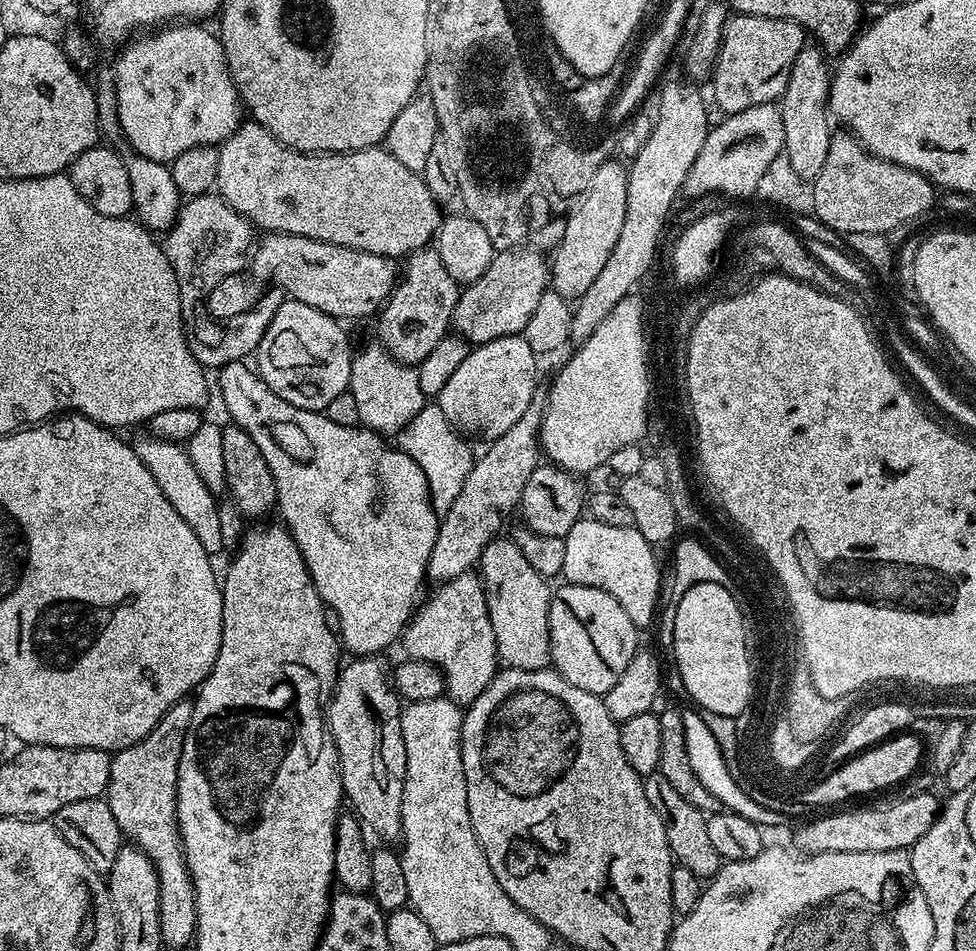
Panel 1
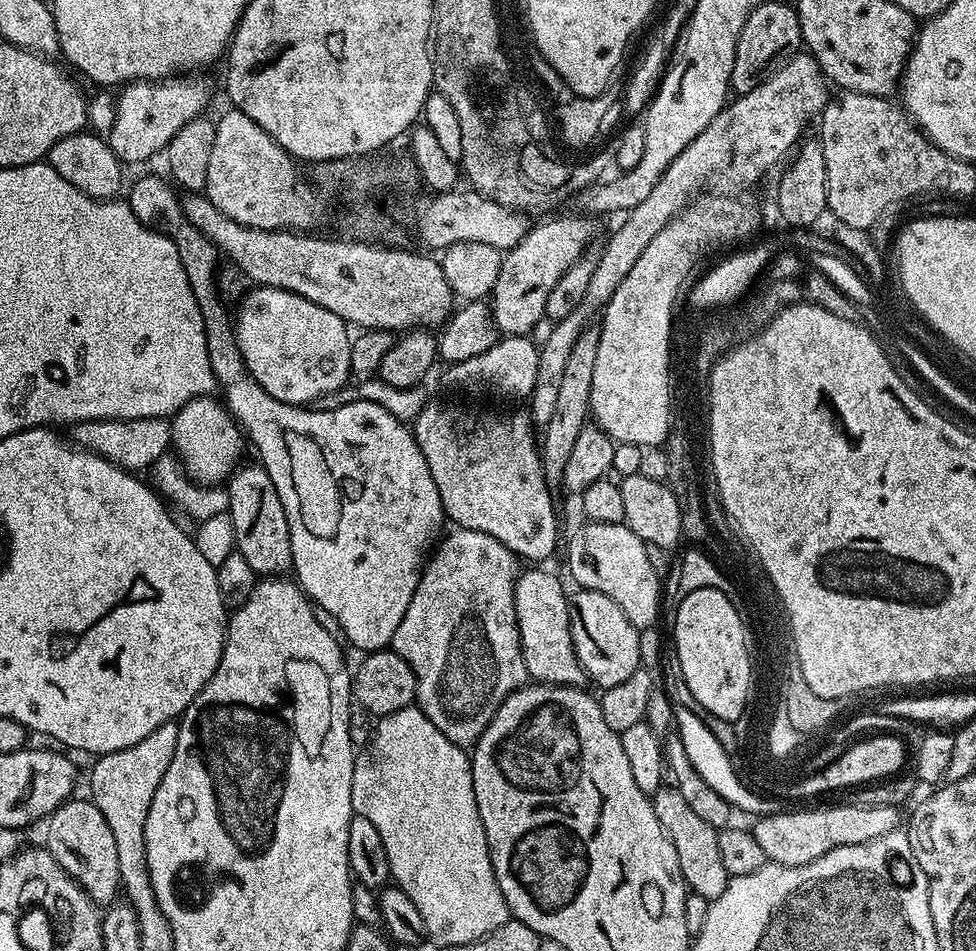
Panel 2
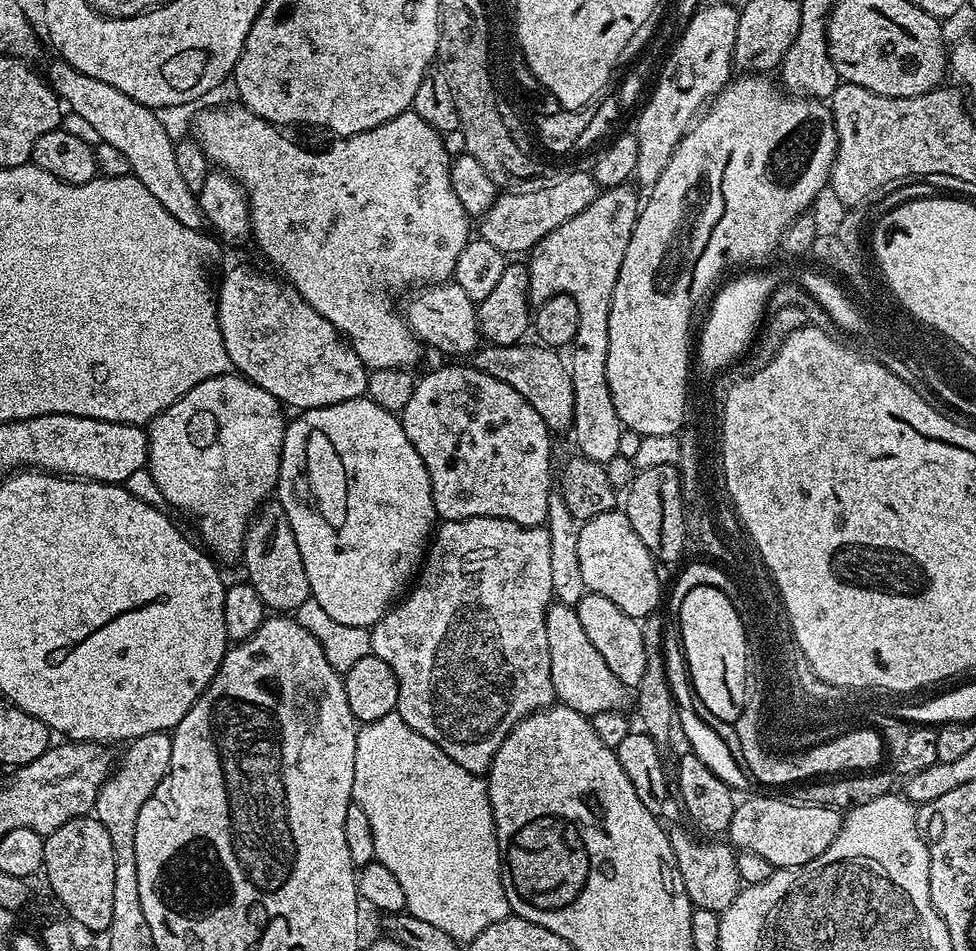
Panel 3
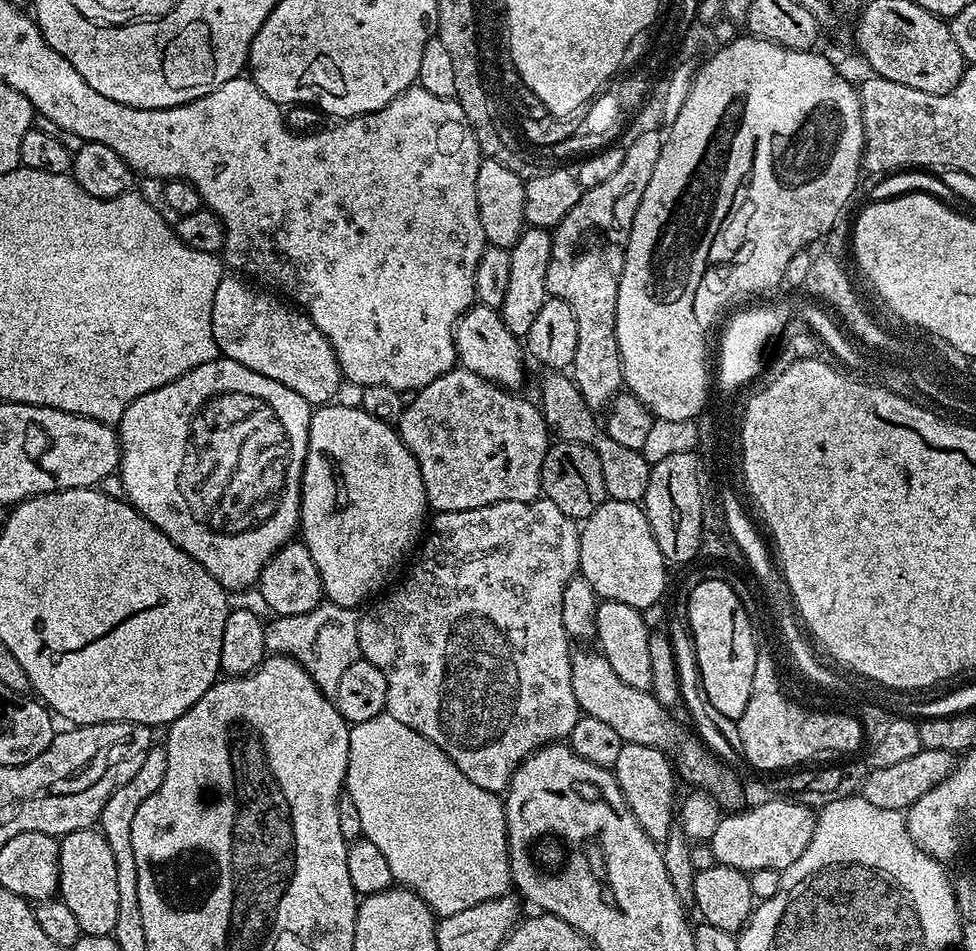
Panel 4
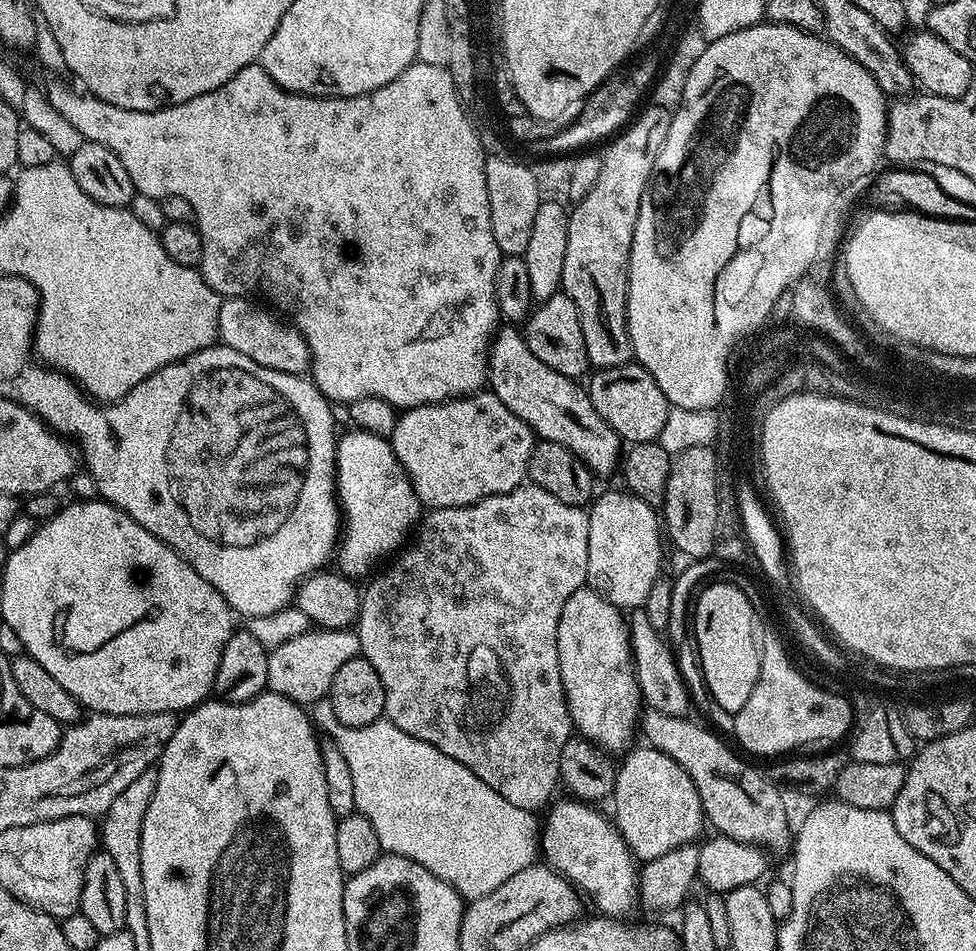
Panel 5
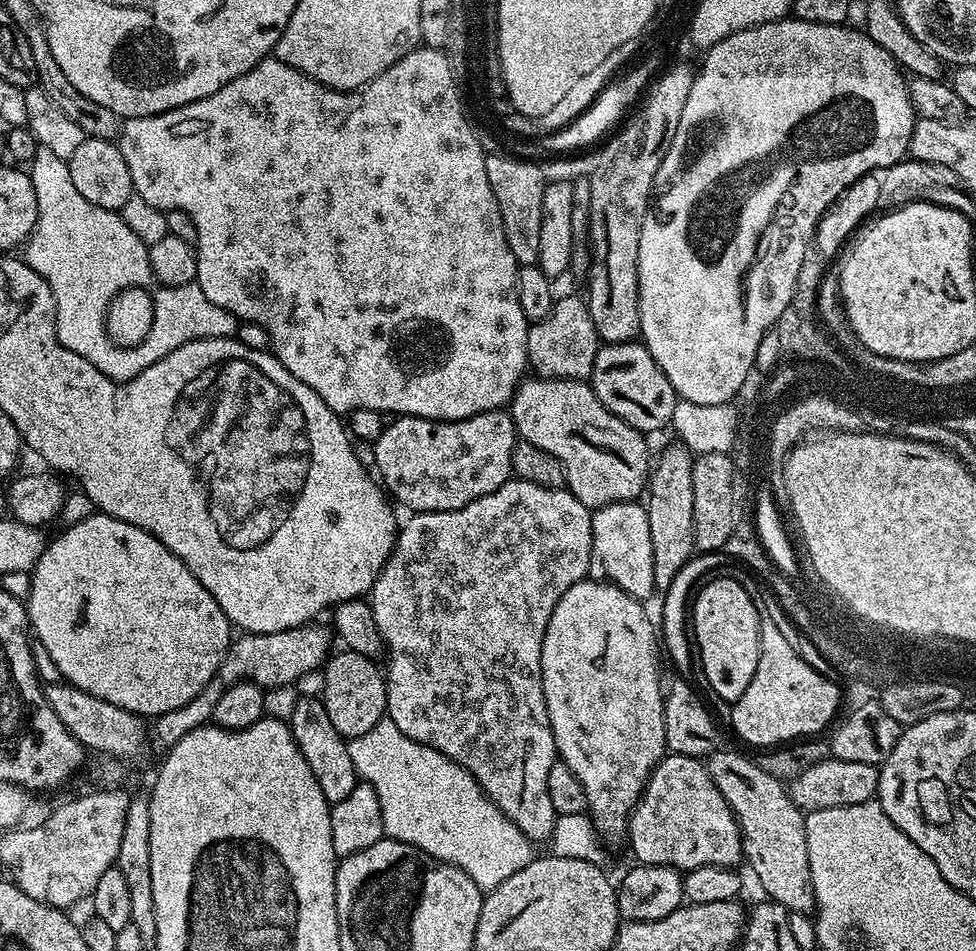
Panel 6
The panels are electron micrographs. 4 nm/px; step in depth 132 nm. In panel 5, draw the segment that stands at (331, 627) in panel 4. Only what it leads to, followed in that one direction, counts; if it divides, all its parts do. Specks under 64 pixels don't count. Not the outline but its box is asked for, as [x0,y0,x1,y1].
[267,628,360,706]

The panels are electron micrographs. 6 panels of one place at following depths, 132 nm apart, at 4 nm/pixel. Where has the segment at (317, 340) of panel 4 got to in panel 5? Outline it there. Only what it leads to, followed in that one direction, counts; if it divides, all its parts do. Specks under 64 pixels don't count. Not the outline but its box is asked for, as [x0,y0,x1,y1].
[218,296,312,376]

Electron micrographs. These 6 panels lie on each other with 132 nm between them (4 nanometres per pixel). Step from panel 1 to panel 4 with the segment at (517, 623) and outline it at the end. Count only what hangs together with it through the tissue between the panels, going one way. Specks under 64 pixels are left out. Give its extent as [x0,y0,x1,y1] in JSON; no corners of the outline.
[570,646,745,810]

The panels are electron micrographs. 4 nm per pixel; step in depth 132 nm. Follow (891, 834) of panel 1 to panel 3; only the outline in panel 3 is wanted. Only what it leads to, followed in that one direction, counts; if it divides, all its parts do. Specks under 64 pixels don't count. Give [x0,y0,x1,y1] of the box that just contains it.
[726,796,842,869]

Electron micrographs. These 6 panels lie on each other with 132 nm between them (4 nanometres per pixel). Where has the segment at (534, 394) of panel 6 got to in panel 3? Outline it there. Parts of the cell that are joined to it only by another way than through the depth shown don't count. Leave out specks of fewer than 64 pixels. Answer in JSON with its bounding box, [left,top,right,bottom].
[406,282,482,358]

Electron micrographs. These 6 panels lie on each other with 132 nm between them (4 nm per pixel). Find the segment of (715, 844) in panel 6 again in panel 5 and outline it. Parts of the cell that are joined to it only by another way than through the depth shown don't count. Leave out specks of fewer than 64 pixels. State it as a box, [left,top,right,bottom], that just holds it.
[612,747,706,862]

